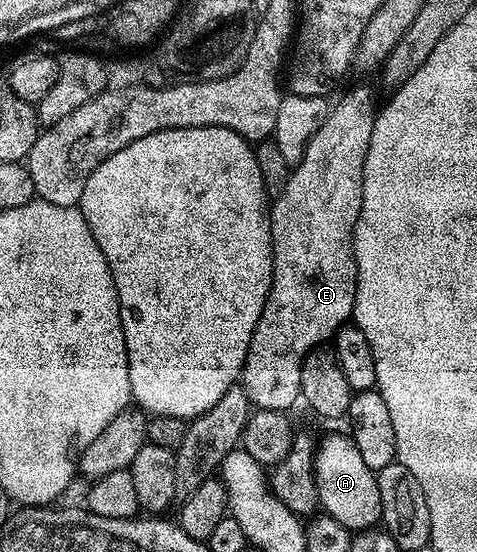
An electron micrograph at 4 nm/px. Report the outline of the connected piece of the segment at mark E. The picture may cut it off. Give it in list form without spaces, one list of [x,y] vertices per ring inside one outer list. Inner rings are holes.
[[[358,85],[355,89],[350,89],[337,102],[333,102],[328,119],[324,119],[324,127],[312,135],[308,147],[304,151],[304,159],[299,165],[293,166],[290,178],[284,193],[272,201],[274,210],[269,210],[268,220],[270,223],[270,248],[272,250],[272,287],[268,291],[268,299],[264,303],[264,311],[256,323],[256,331],[252,335],[252,343],[248,347],[246,362],[242,368],[240,384],[246,390],[248,399],[254,409],[281,409],[290,411],[294,404],[299,404],[302,396],[300,387],[300,371],[302,361],[313,349],[319,348],[323,343],[329,342],[337,333],[341,325],[347,324],[354,315],[354,300],[356,299],[356,287],[358,286],[358,268],[354,258],[354,228],[356,219],[360,215],[360,203],[362,202],[362,192],[364,191],[364,167],[368,164],[368,158],[372,153],[374,143],[374,121],[378,117],[379,102],[374,102],[374,93],[366,85]]]

